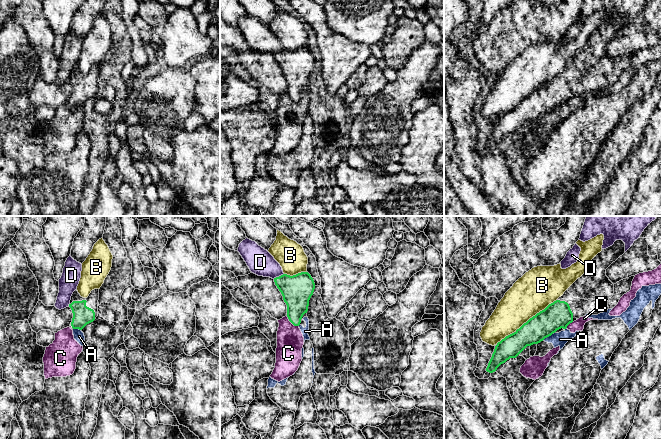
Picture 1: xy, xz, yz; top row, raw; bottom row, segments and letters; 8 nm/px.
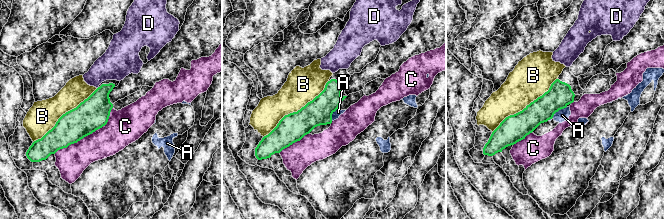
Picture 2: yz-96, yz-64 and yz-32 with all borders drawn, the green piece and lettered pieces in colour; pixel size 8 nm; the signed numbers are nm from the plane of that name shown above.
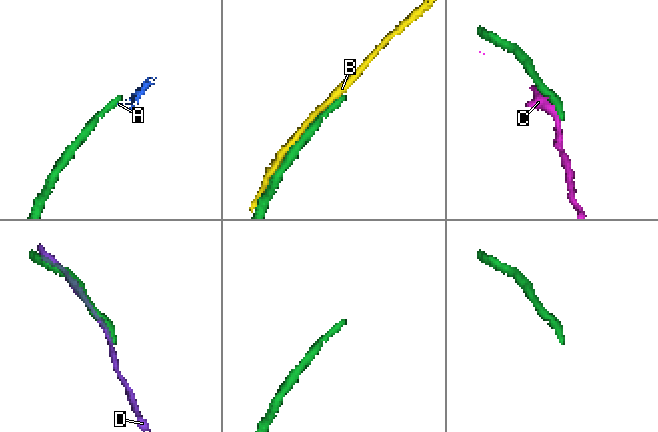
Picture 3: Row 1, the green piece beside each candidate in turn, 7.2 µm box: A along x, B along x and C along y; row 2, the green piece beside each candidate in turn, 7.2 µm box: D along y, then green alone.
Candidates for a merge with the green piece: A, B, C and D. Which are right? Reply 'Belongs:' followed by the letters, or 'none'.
Belongs: none

